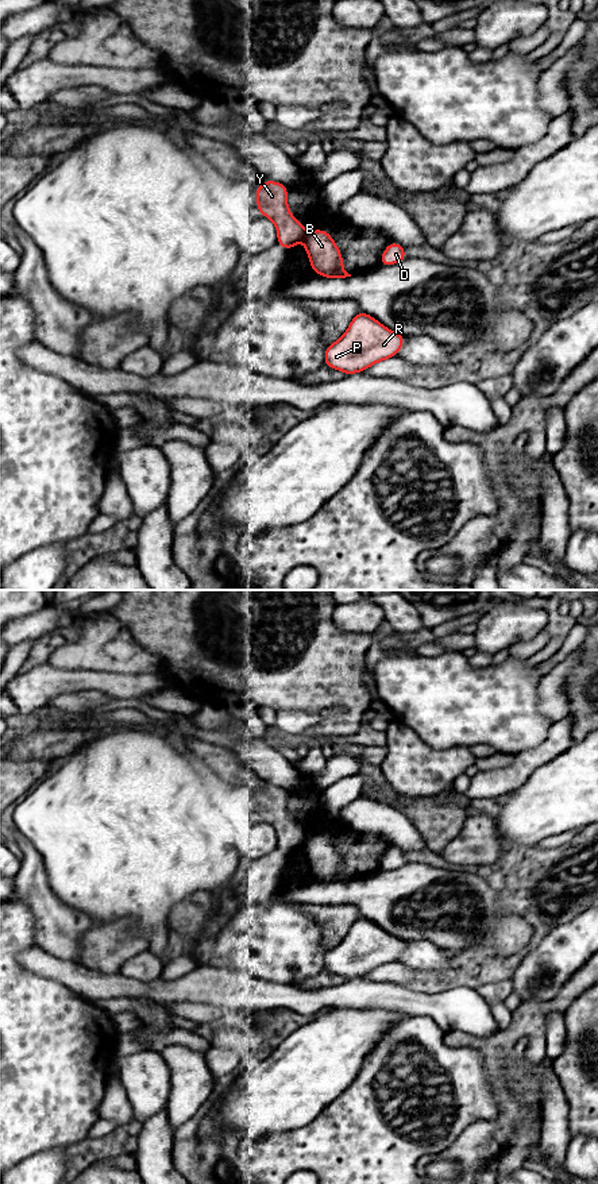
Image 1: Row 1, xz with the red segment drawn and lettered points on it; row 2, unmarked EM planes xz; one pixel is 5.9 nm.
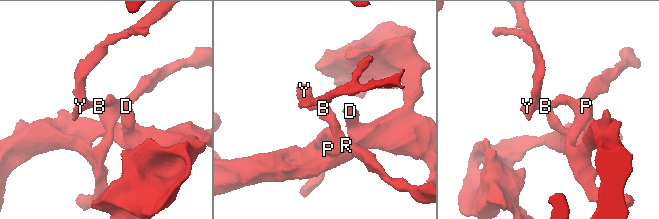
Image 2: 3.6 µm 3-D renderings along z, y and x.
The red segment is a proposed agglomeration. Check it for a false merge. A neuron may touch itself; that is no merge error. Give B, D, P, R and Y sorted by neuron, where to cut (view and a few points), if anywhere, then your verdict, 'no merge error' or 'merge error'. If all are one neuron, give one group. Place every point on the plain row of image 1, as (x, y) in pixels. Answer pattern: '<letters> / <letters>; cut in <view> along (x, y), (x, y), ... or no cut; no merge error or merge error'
B D P R / Y; cut in xz along (307, 839), (303, 843); merge error

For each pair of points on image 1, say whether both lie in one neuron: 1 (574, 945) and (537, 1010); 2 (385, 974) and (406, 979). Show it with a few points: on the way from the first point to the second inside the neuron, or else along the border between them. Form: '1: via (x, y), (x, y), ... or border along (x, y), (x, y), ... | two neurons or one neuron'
1: border along (567, 980), (552, 998), (527, 999), (521, 1003) | two neurons
2: via (390, 974), (401, 974) | one neuron

